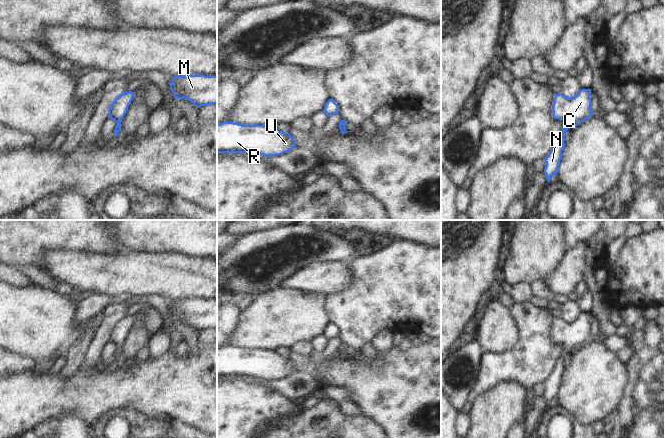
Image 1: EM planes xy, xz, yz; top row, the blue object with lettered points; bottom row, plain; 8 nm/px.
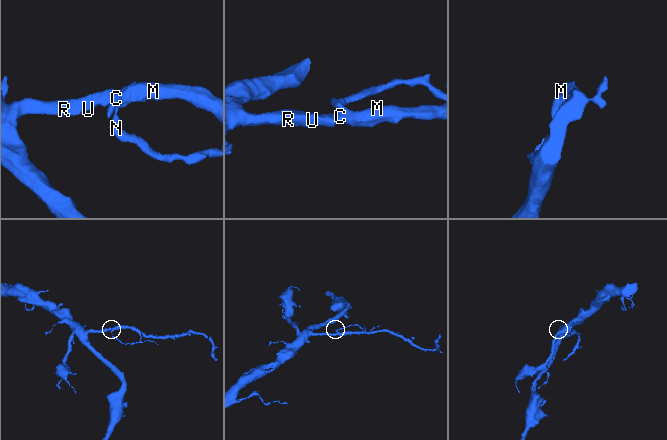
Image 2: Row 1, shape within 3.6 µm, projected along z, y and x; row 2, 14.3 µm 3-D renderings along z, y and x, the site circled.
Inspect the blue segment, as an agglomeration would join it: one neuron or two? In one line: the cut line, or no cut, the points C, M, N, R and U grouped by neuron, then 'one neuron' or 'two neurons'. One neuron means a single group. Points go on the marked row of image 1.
no cut; C M N R U; one neuron

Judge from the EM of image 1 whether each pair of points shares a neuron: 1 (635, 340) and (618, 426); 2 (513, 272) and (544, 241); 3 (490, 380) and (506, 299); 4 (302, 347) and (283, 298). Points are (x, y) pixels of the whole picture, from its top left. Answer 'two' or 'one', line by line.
1: one
2: one
3: two
4: two

